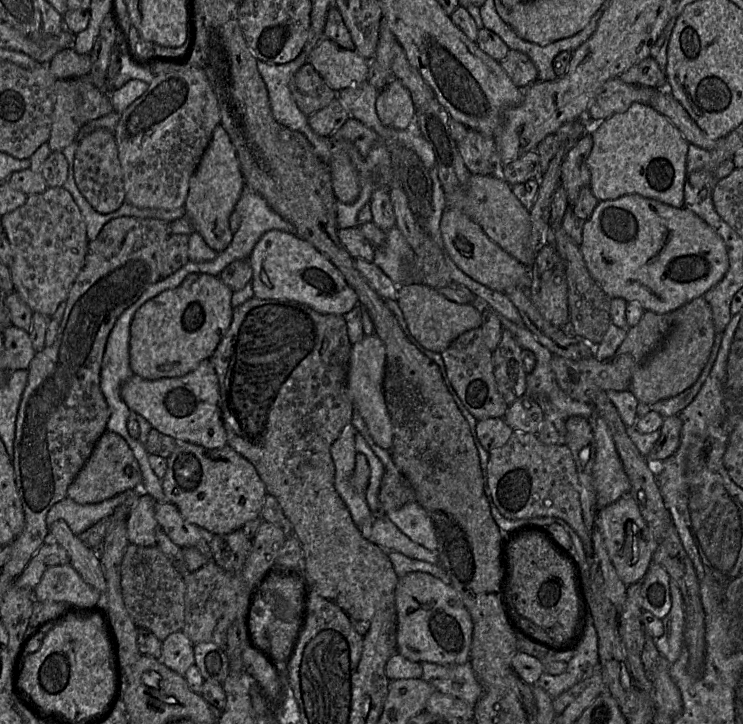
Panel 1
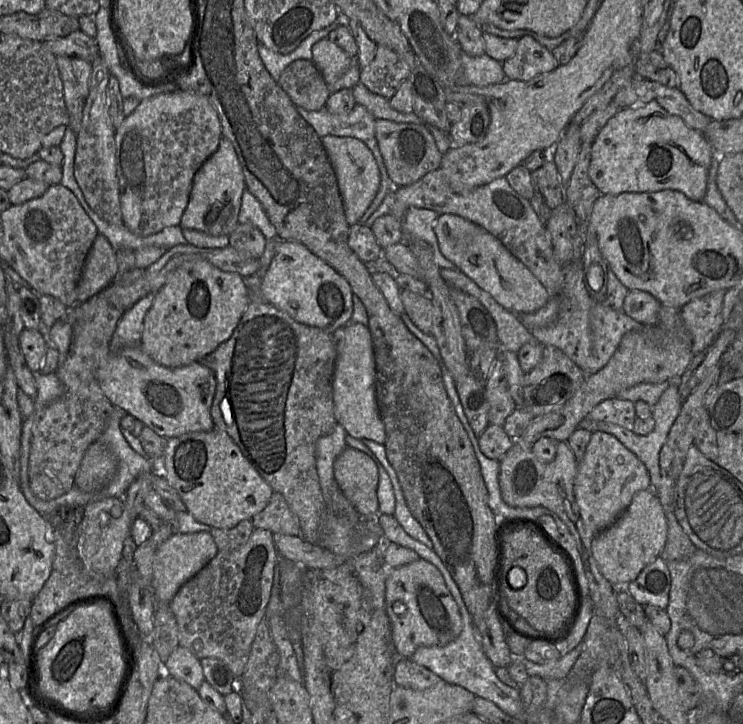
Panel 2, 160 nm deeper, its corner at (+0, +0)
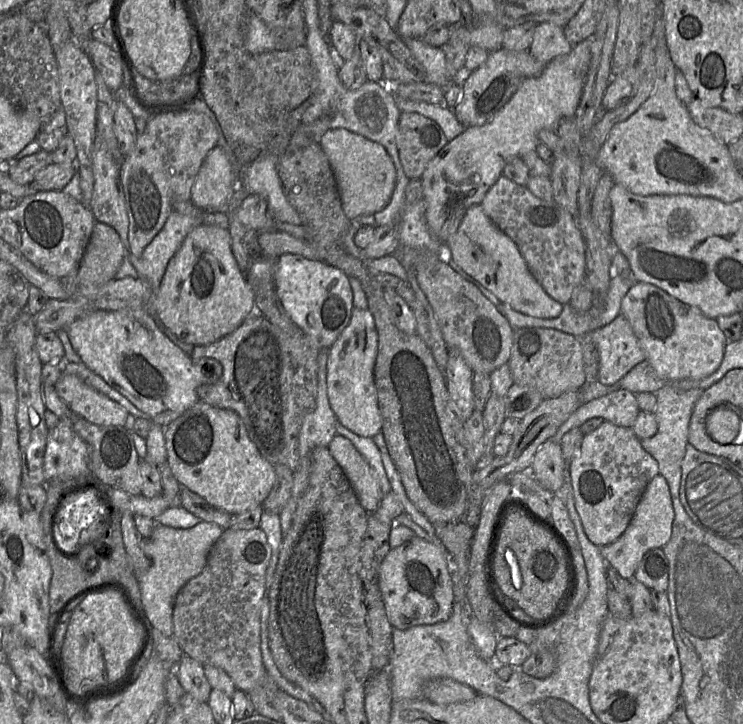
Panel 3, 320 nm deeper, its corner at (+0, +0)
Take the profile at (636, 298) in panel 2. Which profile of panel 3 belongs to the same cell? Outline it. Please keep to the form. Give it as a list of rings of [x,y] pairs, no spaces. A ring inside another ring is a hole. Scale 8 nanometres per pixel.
[[[634,282],[621,304],[621,313],[630,323],[646,360],[656,374],[667,382],[702,379],[717,370],[727,339],[716,319],[706,317],[664,290],[645,282]]]

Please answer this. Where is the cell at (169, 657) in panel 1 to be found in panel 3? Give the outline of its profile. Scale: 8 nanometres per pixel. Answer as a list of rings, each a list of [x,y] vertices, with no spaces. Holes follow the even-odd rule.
[[[184,653],[174,673],[186,694],[200,702],[208,702],[212,688],[204,674],[204,666],[199,661]]]

